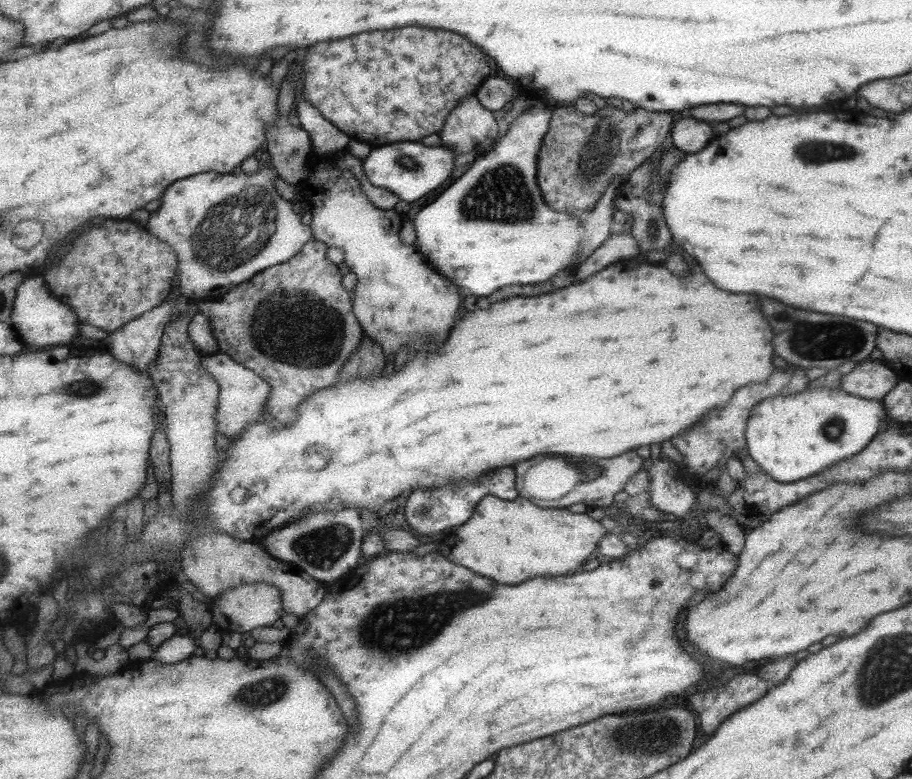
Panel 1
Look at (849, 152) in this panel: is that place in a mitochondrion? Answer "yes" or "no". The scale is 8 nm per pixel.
yes

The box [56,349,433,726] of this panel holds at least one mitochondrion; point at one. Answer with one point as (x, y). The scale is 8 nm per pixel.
(324, 546)

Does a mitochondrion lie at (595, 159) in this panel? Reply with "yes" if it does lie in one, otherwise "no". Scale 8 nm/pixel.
yes

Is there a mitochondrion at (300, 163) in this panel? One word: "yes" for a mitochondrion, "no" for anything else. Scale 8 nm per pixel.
no

